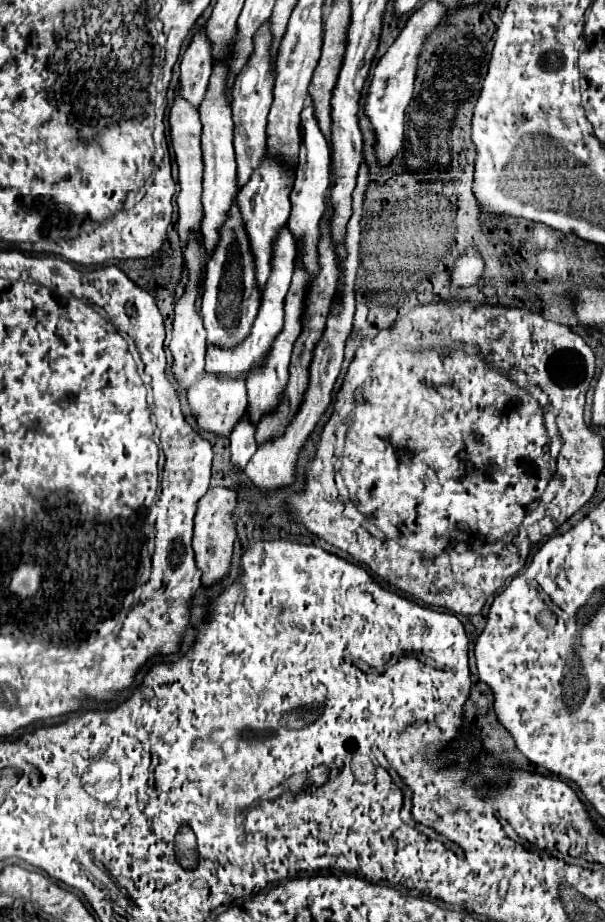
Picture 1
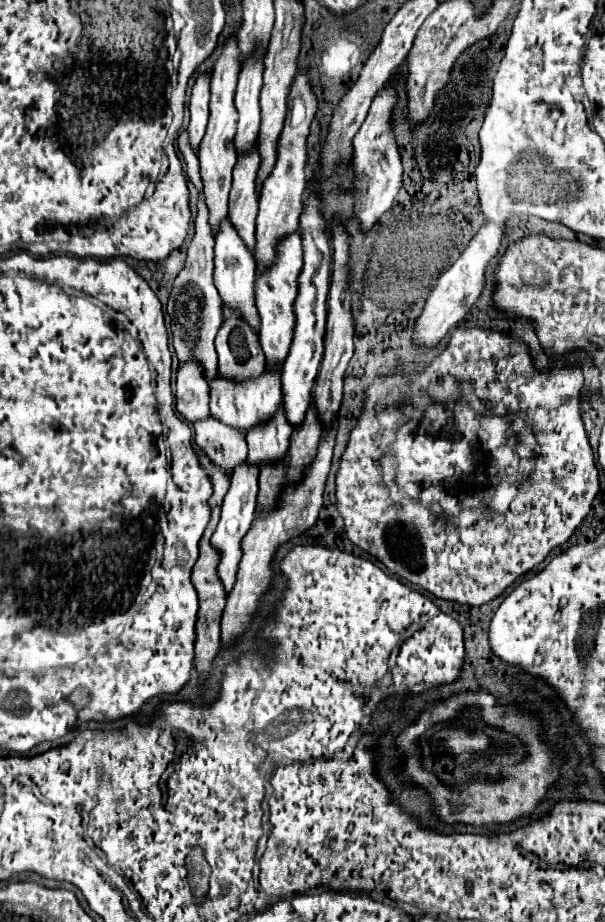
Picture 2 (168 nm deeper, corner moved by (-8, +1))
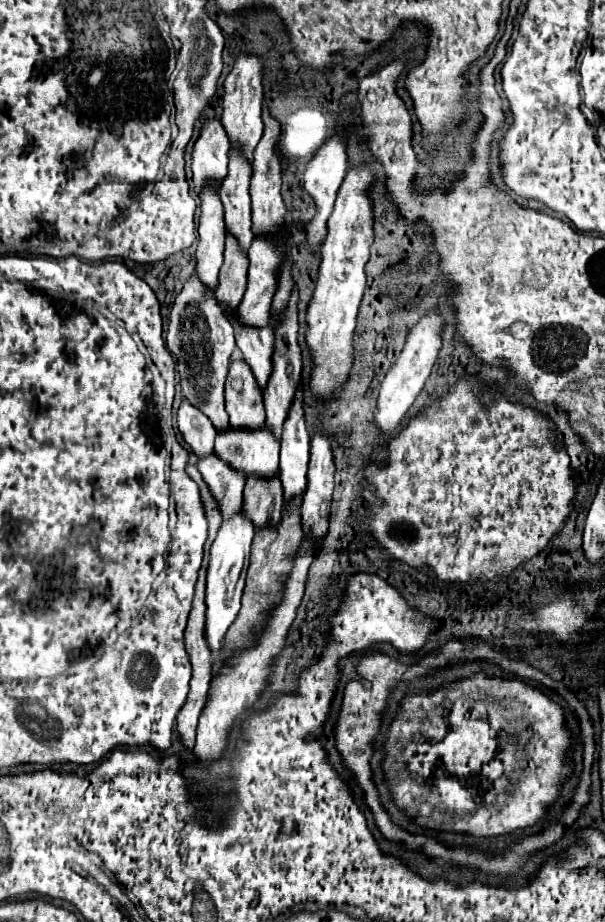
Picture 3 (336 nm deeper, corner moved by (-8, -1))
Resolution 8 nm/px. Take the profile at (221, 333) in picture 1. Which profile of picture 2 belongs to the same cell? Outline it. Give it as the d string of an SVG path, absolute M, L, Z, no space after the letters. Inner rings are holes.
M224 308L224 326L216 334L218 372L228 378L254 378L264 370L258 332L252 332L232 308Z

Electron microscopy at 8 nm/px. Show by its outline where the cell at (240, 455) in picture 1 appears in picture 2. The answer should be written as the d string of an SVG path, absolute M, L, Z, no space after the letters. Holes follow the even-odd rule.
M248 462L238 464L234 468L234 474L230 478L230 490L228 490L224 504L222 504L220 522L218 522L218 528L212 534L212 546L222 554L222 562L218 566L218 576L224 582L226 592L232 590L234 580L236 580L236 570L238 570L238 562L240 562L240 540L248 532L250 522L254 520L256 496L258 496L258 472L260 470L252 468L252 464L248 464Z

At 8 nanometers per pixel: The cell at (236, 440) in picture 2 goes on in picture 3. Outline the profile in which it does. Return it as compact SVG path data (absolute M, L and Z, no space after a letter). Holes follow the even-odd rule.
M214 454L210 458L200 460L198 470L218 504L222 520L234 518L242 508L244 476L238 470L224 464L222 460L218 460Z

